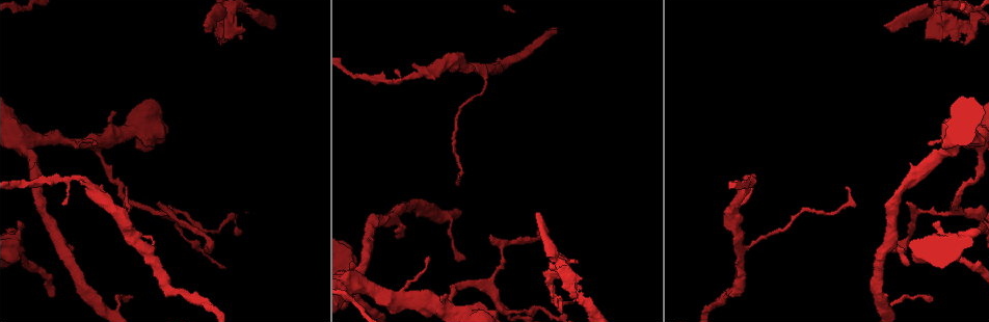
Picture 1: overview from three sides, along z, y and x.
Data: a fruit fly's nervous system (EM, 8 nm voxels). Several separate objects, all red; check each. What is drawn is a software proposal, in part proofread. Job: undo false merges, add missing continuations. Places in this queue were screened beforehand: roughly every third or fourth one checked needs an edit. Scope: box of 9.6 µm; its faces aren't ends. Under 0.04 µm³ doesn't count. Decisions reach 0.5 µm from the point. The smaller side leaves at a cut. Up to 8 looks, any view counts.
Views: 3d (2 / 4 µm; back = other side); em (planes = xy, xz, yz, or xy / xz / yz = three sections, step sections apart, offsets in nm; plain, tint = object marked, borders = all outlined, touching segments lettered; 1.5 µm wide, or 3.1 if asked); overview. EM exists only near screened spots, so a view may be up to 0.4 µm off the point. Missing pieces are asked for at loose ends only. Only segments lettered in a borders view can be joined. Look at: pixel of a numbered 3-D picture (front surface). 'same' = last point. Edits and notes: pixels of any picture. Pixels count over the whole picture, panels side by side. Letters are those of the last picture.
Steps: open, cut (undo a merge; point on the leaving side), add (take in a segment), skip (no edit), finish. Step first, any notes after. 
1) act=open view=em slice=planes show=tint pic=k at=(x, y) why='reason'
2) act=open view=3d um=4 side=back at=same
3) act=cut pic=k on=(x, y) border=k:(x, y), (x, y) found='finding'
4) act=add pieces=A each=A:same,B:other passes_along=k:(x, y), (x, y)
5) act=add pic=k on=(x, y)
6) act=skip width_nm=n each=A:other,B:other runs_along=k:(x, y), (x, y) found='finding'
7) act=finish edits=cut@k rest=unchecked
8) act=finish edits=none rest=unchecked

act=open view=em slice=planes show=borders pic=1 at=(205, 28) why='branch stops here'

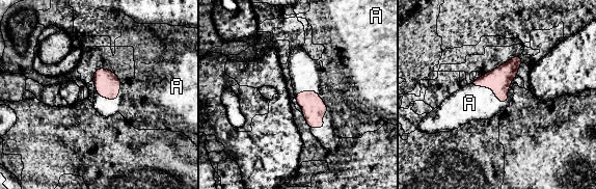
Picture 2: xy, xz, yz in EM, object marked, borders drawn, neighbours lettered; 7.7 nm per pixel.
act=skip each=A:other border=2:(295, 95), (318, 95), (323, 128) found='no lettered segment goes on from it'

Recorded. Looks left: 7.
act=open view=3d um=4 pic=1 at=(954, 253) why='sudden change in width'

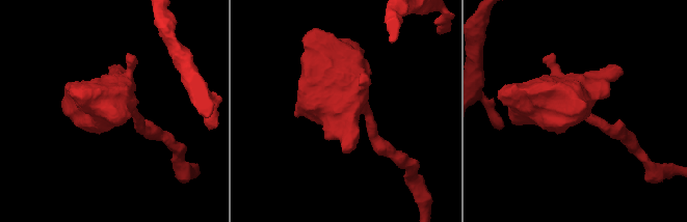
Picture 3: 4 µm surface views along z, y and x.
act=open view=em slice=yz step=4 show=borders pic=3 at=(363, 108)

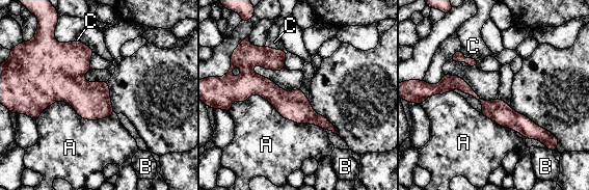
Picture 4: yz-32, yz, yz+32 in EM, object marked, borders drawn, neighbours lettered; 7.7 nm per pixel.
act=skip each=A:other,B:other,C:other runs_along=4:(436, 91), (461, 84), (489, 109), (547, 134) found='all the same neuron'

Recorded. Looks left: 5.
act=open view=em um=3.1 slice=planes show=borders pic=1 at=(540, 308) why='thin neck'

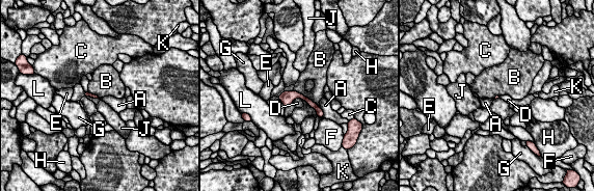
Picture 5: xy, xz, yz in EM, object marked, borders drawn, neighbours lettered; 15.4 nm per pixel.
act=skip each=A:other,B:other,C:other,D:other,E:other,F:other,G:other,H:other,J:other,K:other,L:other runs_along=5:(282, 97), (300, 96), (320, 113) found='all the same neuron'

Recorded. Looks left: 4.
act=finish edits=none rest=unchecked

